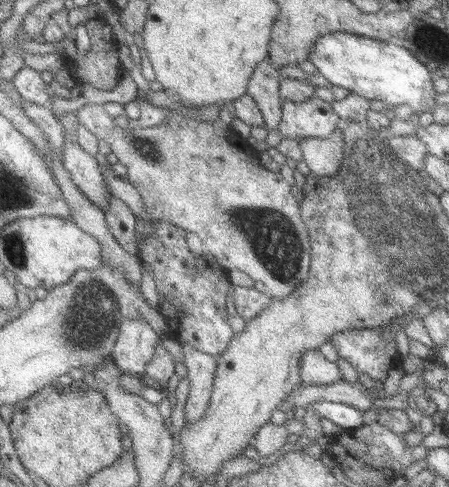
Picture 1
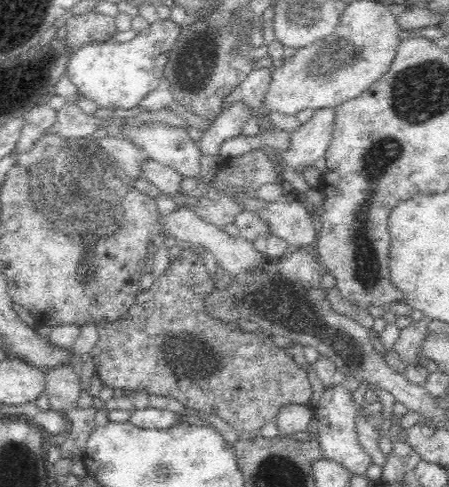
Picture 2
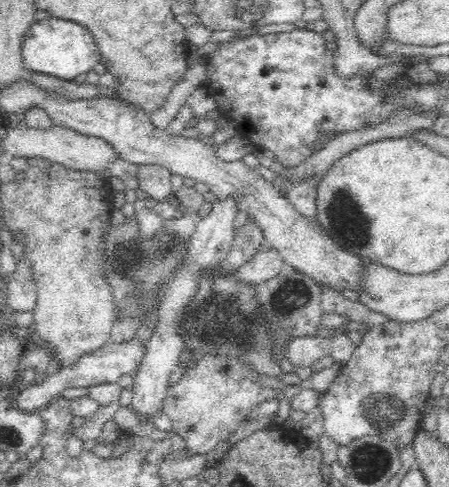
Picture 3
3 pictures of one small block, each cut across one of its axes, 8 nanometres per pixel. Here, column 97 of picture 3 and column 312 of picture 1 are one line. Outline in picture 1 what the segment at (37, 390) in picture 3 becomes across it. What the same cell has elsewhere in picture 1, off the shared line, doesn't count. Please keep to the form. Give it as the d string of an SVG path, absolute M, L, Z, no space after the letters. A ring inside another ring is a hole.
M313 350L303 358L301 380L305 386L329 386L343 382L343 376L337 362L331 362L319 350Z

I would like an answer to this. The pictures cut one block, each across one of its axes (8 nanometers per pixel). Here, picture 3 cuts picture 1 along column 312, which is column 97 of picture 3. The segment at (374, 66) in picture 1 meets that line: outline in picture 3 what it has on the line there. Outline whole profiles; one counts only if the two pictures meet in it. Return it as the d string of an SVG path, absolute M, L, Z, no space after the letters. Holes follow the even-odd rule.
M46 16L44 20L34 20L20 44L20 56L22 56L22 64L28 68L28 72L34 74L44 74L44 76L56 76L60 80L74 80L76 76L88 74L100 60L98 60L98 52L96 52L96 44L90 38L90 34L86 32L86 28L68 22L68 20L60 20L60 18L52 18Z

